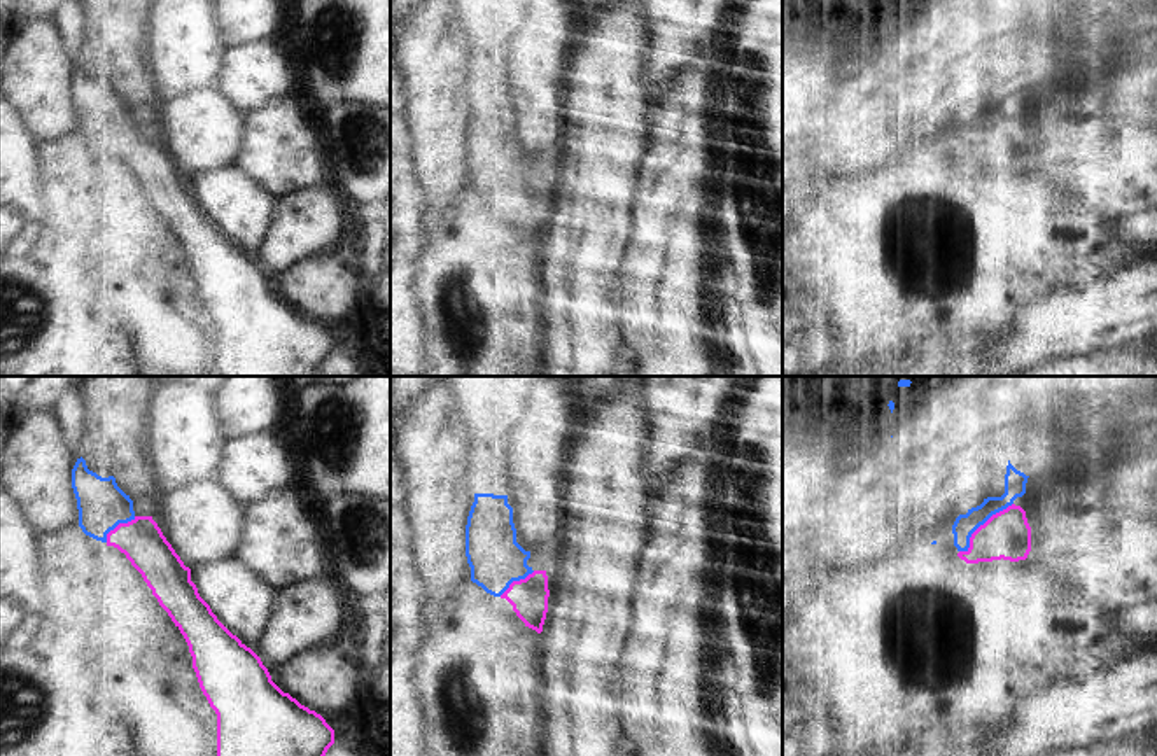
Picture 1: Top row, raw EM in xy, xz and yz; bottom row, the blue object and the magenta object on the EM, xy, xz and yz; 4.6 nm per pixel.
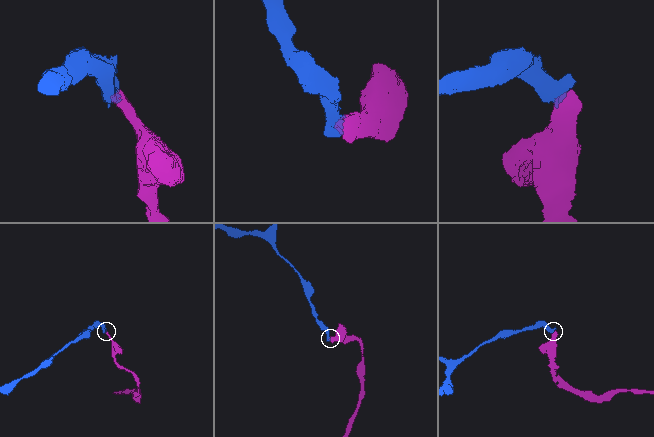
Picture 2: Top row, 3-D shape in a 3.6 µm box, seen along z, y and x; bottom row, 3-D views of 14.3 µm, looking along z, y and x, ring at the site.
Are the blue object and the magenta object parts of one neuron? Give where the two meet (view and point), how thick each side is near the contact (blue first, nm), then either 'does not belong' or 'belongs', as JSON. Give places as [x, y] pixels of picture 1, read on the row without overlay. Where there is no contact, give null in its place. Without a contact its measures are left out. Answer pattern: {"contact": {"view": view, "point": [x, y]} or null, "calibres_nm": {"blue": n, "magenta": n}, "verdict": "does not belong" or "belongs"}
{"contact": {"view": "yz", "point": [981, 132]}, "calibres_nm": {"blue": 100, "magenta": 220}, "verdict": "belongs"}

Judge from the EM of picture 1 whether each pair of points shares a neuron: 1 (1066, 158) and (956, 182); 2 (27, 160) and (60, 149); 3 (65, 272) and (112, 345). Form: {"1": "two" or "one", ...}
{"1": "two", "2": "two", "3": "one"}

